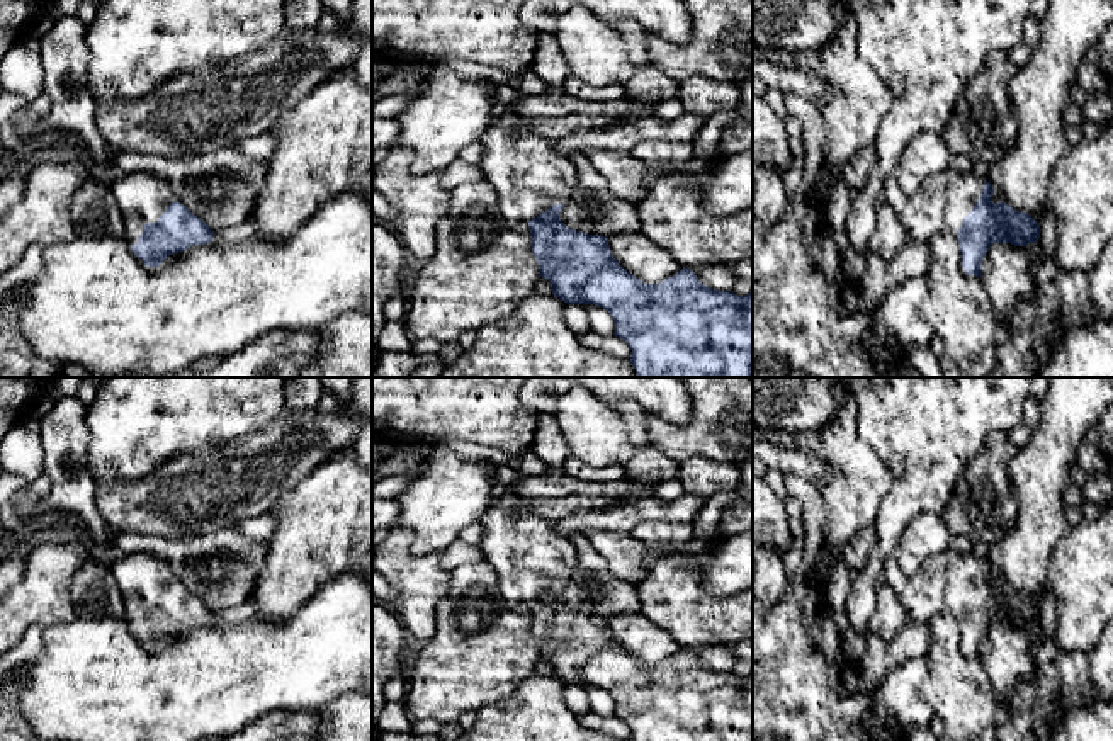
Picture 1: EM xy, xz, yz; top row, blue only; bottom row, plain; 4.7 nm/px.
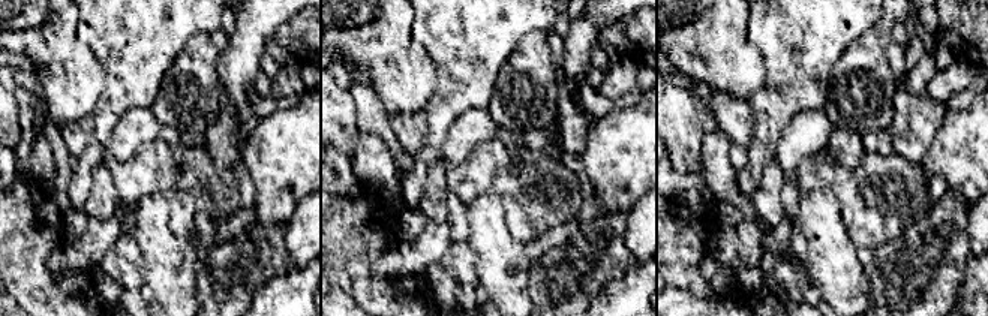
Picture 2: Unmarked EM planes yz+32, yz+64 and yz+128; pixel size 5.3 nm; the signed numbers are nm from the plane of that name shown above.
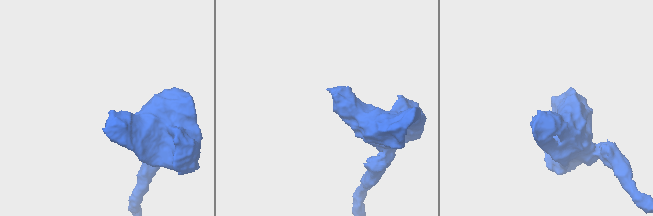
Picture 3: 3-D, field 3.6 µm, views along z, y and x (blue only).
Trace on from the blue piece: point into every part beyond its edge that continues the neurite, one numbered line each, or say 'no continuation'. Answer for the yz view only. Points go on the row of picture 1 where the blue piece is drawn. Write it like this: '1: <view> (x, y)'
1: yz (942, 203)

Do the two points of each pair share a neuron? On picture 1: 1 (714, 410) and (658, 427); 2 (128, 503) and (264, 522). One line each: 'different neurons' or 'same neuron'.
1: same neuron
2: different neurons

